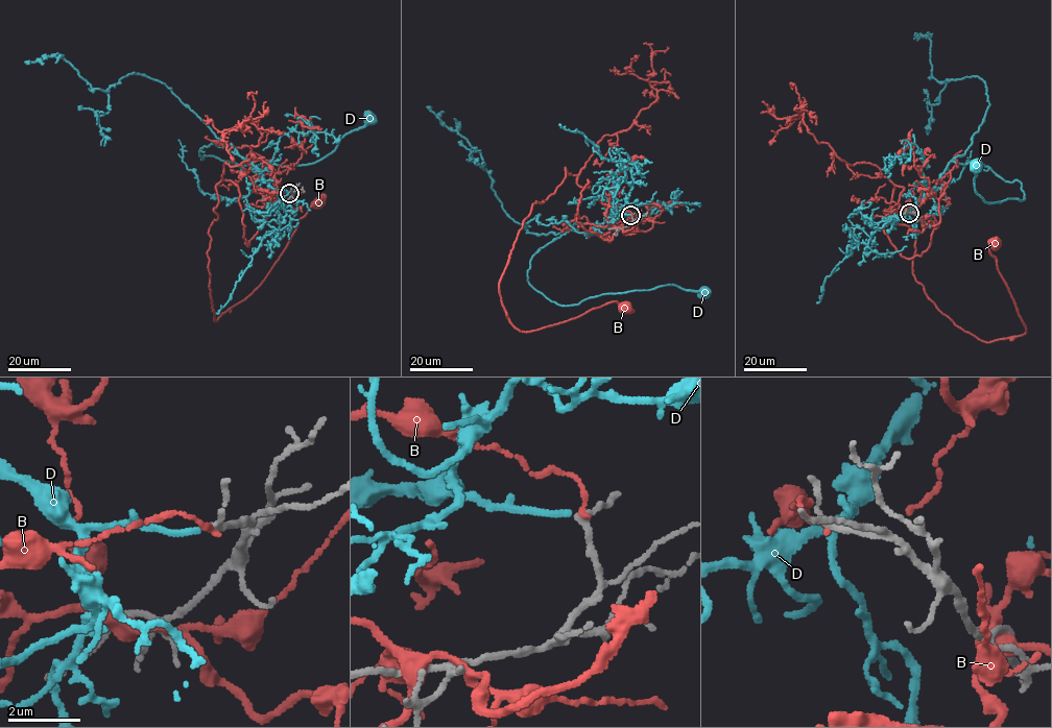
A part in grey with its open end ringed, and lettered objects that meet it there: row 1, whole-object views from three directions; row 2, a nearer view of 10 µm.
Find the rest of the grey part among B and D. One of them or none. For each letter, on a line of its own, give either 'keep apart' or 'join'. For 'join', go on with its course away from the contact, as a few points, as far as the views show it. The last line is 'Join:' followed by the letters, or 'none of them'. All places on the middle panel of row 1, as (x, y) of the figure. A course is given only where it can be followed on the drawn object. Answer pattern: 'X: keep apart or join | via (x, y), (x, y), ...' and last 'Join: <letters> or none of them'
B: keep apart
D: join | via (630, 215), (614, 212), (553, 240), (531, 258), (527, 281), (563, 306), (673, 284), (704, 292)
Join: D

